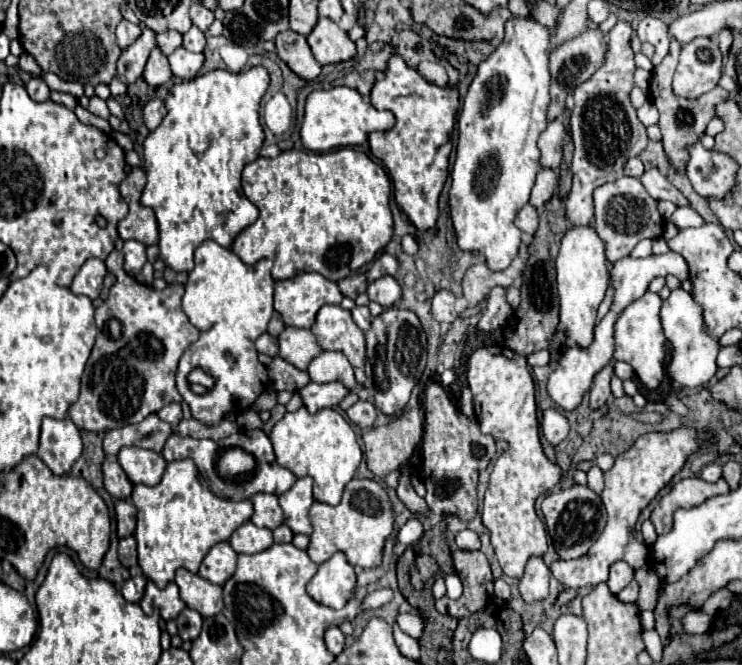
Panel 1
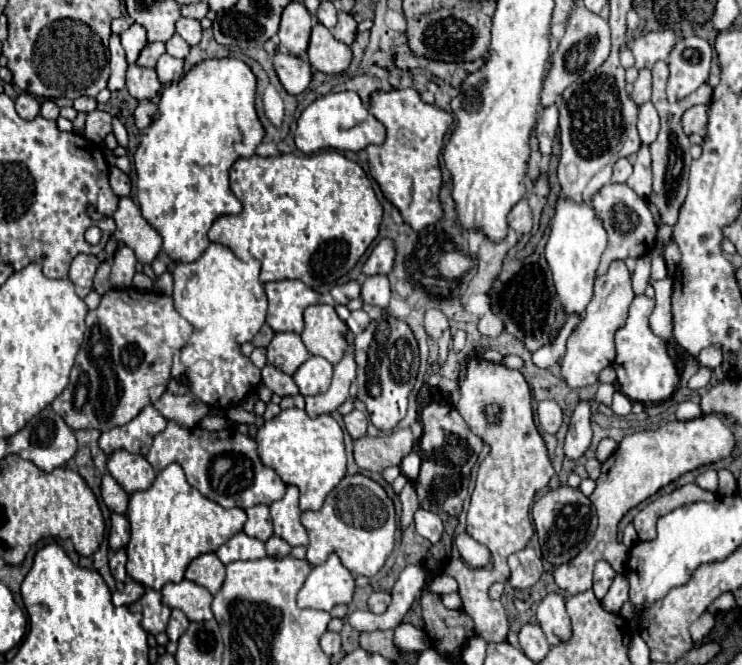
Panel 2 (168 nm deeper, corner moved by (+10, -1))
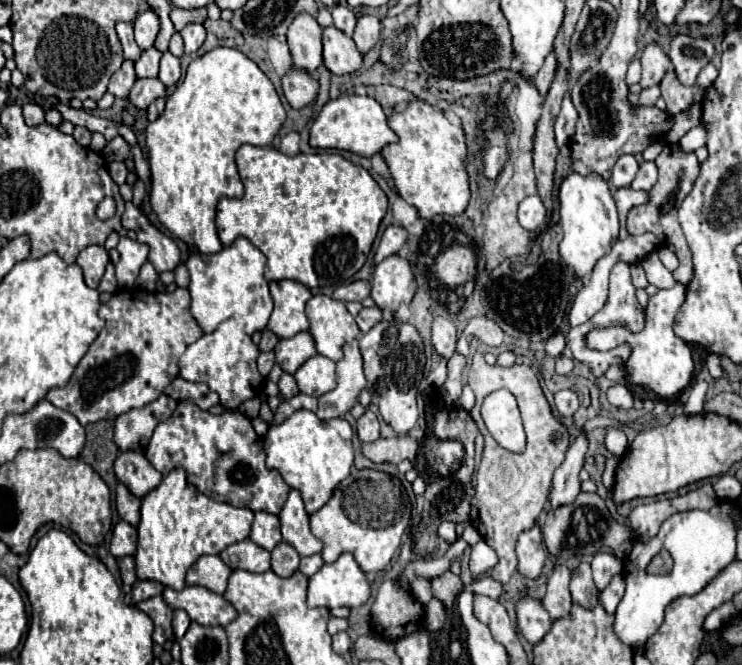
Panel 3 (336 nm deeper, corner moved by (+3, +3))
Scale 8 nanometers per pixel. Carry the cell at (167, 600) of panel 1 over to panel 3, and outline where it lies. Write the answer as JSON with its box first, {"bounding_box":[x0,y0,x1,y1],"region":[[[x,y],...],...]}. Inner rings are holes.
{"bounding_box":[137,596,173,644],"region":[[[161,596],[143,600],[137,604],[139,610],[143,610],[155,624],[155,632],[153,632],[153,640],[157,644],[163,644],[165,640],[169,640],[173,636],[171,630],[171,620],[173,620],[173,610],[165,604],[165,600]]]}

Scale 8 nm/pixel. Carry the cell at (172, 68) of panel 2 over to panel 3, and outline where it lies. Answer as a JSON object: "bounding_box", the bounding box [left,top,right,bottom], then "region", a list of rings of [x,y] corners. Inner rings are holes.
{"bounding_box":[159,52,181,86],"region":[[[165,52],[161,58],[161,68],[159,68],[159,80],[165,86],[173,86],[177,84],[181,78],[181,62],[177,56],[173,56],[171,52]]]}

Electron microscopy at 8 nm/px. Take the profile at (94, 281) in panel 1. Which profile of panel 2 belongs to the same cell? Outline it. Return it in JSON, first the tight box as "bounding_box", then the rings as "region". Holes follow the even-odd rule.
{"bounding_box":[70,254,98,298],"region":[[[78,254],[70,266],[70,280],[76,286],[76,294],[80,298],[86,298],[86,294],[92,290],[92,280],[98,268],[98,258],[92,254]]]}

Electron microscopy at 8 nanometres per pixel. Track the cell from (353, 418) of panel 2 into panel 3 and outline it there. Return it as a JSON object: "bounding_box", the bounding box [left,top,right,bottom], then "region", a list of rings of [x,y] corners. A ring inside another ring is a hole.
{"bounding_box":[357,410,379,442],"region":[[[371,410],[357,420],[357,436],[361,442],[373,442],[379,438],[379,420]]]}

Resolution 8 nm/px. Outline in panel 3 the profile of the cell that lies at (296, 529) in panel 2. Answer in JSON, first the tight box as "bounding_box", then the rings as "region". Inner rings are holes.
{"bounding_box":[279,490,323,556],"region":[[[299,490],[289,492],[289,498],[287,498],[283,510],[279,512],[279,520],[281,520],[283,540],[287,544],[295,546],[295,550],[301,556],[311,556],[311,554],[321,552],[323,544],[309,530],[309,514],[305,512],[303,498],[301,498]]]}

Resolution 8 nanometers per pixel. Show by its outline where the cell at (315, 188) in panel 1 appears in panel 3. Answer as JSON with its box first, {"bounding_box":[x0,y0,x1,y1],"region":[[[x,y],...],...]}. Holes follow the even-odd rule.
{"bounding_box":[217,144,387,288],"region":[[[245,144],[245,146],[241,146],[237,150],[237,168],[239,168],[241,182],[245,186],[245,194],[243,194],[241,200],[223,198],[217,204],[217,234],[219,234],[219,240],[221,240],[223,246],[229,246],[239,236],[247,238],[253,246],[257,246],[267,256],[267,270],[265,270],[265,278],[267,280],[297,280],[297,282],[305,284],[307,288],[341,286],[341,284],[347,284],[353,278],[353,274],[365,264],[365,260],[369,256],[369,250],[371,250],[371,244],[373,244],[373,240],[377,236],[379,224],[381,224],[381,220],[383,220],[383,216],[387,212],[387,196],[385,196],[385,192],[381,190],[381,186],[373,180],[373,176],[363,166],[355,166],[349,160],[345,160],[341,154],[335,154],[335,152],[317,152],[317,154],[285,156],[285,154],[281,154],[279,150],[275,150],[271,146],[257,148],[257,146]]]}

